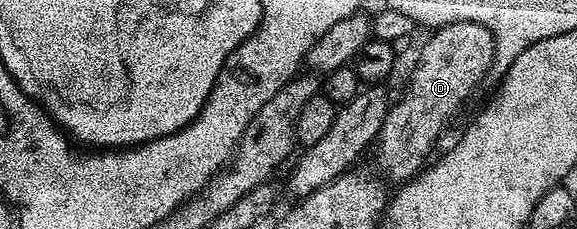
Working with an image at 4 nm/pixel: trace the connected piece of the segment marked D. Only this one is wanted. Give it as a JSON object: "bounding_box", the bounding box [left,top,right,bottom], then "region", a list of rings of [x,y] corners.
{"bounding_box":[373,22,495,186],"region":[[[453,22],[444,28],[437,28],[431,32],[429,42],[421,53],[419,64],[409,72],[411,81],[407,84],[407,93],[400,100],[396,99],[387,111],[385,122],[379,131],[379,137],[373,145],[375,164],[378,175],[384,181],[392,180],[395,186],[402,185],[413,176],[419,175],[428,163],[431,151],[443,132],[443,127],[459,112],[459,107],[471,96],[471,91],[482,85],[483,79],[491,71],[491,63],[495,57],[495,39],[484,24],[477,22]]]}

